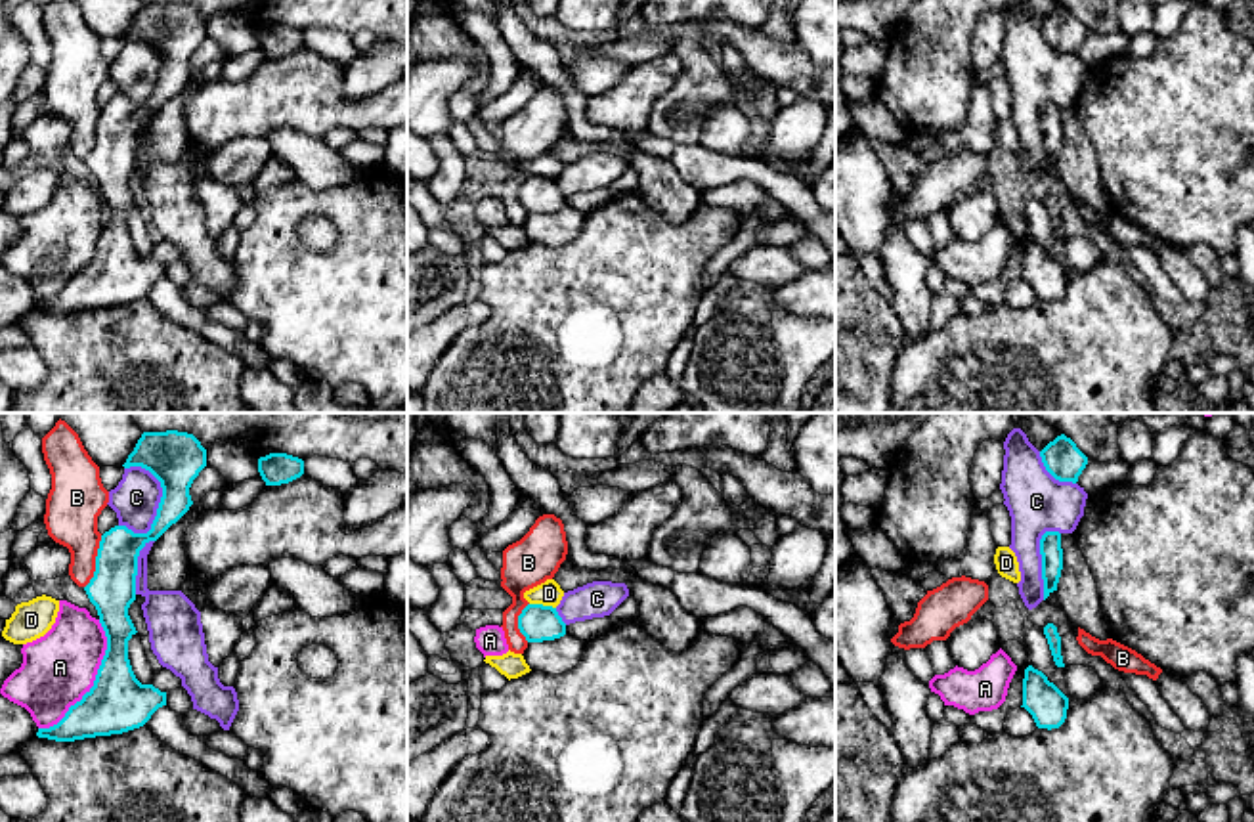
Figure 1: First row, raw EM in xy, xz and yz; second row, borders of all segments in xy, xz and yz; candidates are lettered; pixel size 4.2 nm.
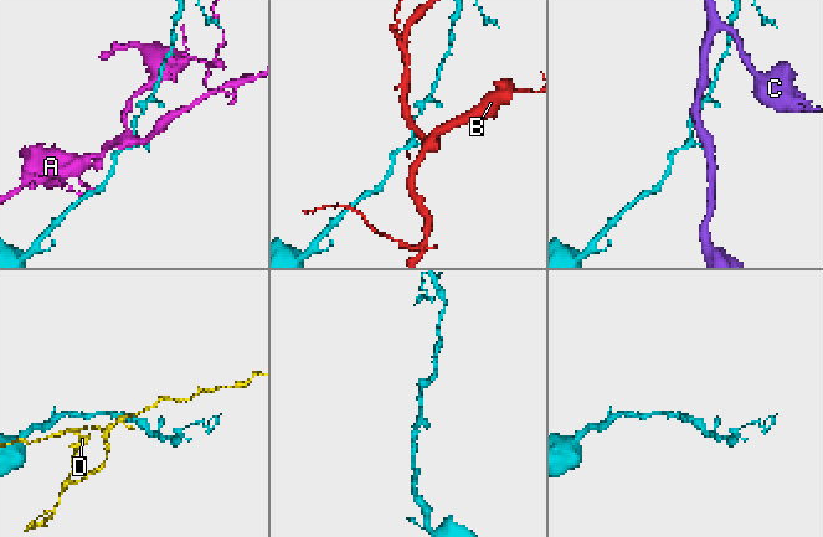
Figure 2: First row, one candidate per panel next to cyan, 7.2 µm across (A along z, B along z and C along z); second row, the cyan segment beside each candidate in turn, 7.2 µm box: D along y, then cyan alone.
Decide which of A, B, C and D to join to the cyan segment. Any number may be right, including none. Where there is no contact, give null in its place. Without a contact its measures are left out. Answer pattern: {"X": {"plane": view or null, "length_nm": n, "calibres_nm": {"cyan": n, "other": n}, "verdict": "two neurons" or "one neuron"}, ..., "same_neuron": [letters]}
{"A": {"plane": "xy", "length_nm": 550, "calibres_nm": {"cyan": 260, "other": 300}, "verdict": "two neurons"}, "B": {"plane": "xy", "length_nm": 240, "calibres_nm": {"cyan": 200, "other": 220}, "verdict": "two neurons"}, "C": {"plane": "xy", "length_nm": 300, "calibres_nm": {"cyan": 220, "other": 200}, "verdict": "two neurons"}, "D": {"plane": "xz", "length_nm": 110, "calibres_nm": {"cyan": 150, "other": 110}, "verdict": "two neurons"}, "same_neuron": []}

